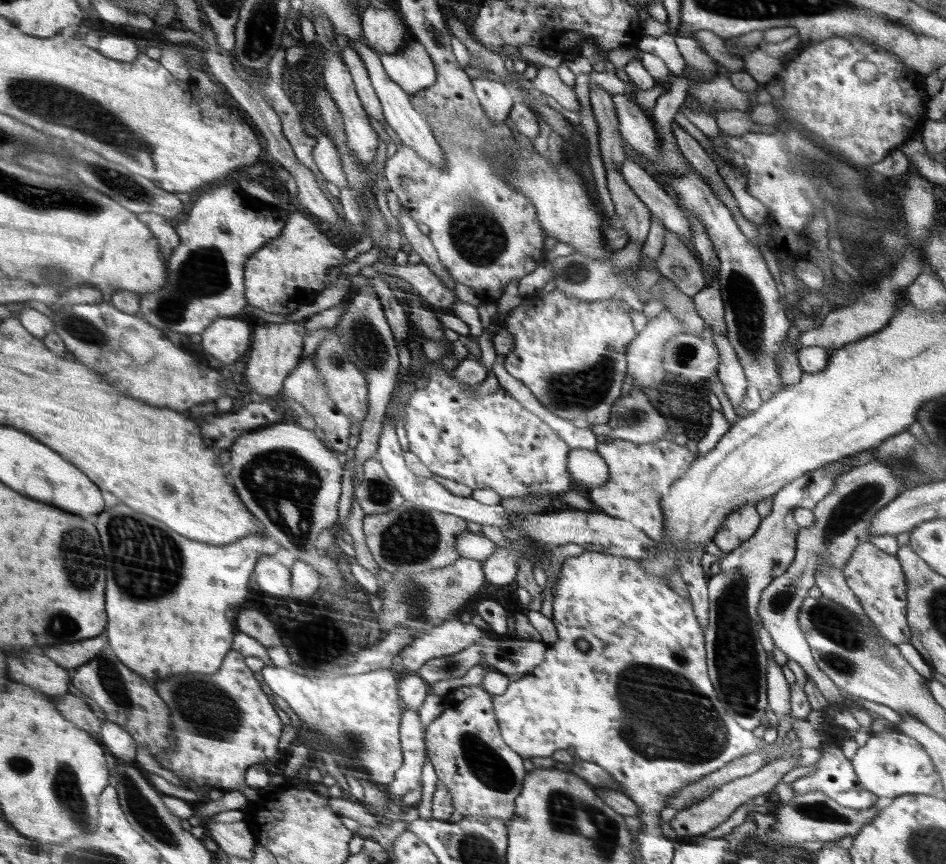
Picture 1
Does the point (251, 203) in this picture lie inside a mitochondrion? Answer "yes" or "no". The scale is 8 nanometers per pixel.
no

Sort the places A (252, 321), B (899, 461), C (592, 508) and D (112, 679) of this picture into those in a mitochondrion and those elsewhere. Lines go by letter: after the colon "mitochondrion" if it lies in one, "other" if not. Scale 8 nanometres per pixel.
A: other
B: mitochondrion
C: other
D: mitochondrion

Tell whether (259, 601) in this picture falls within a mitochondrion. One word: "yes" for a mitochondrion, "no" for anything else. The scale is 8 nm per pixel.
no

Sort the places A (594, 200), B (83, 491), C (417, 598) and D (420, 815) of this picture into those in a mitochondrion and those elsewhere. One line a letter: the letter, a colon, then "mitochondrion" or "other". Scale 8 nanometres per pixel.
A: other
B: other
C: mitochondrion
D: other

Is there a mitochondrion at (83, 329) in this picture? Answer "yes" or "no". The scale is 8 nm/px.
yes

